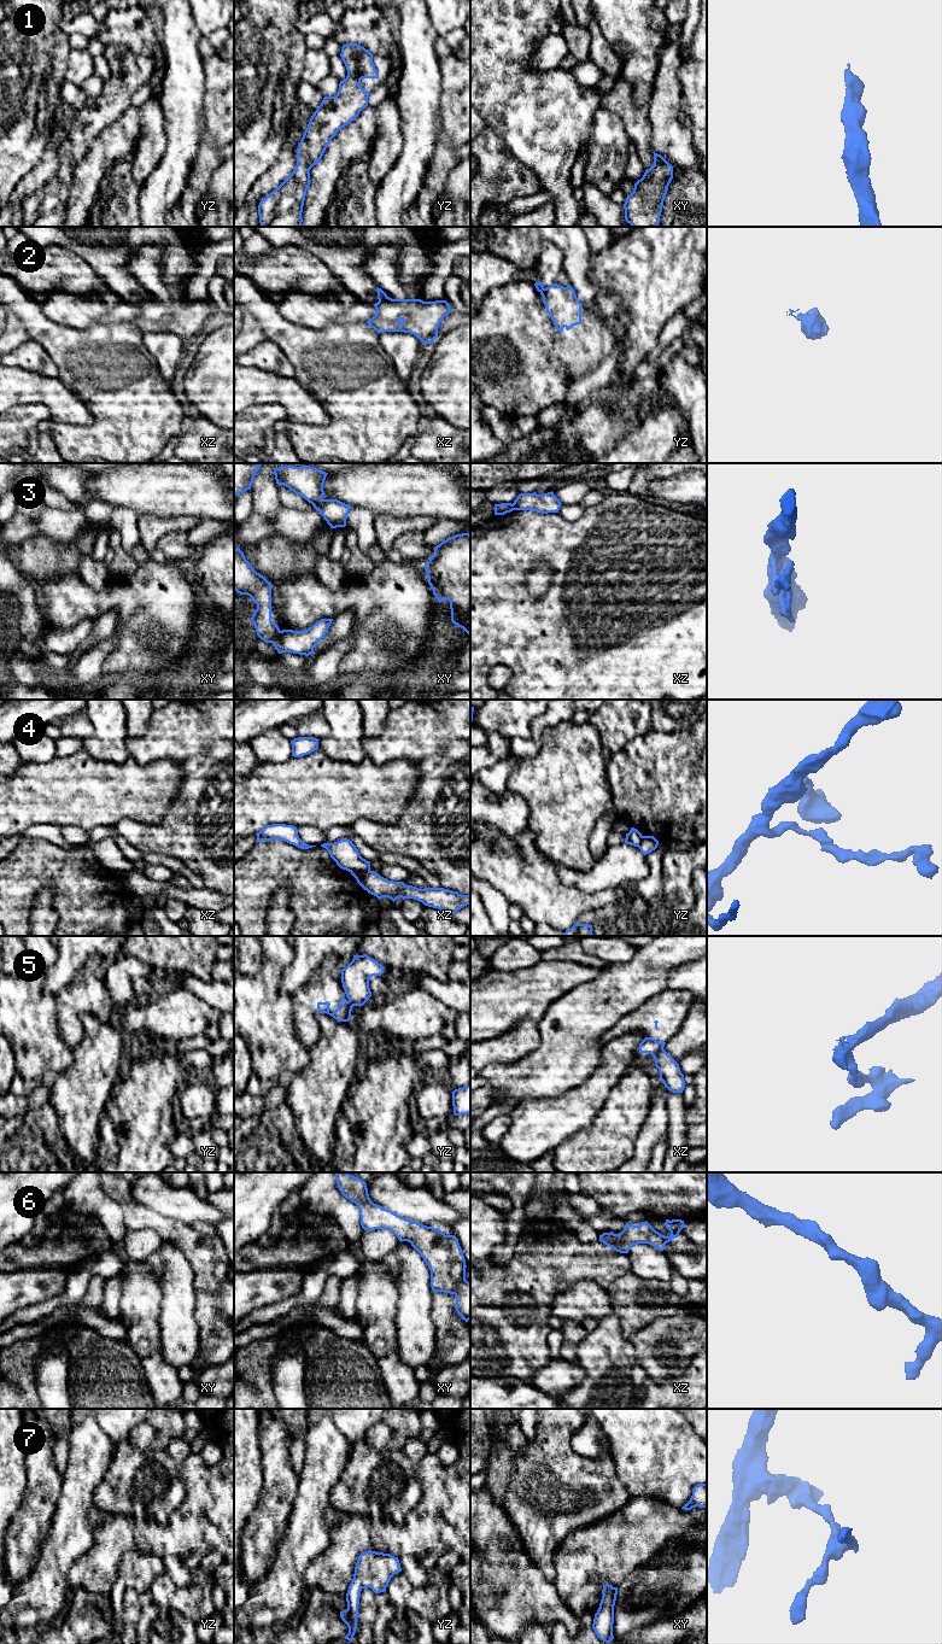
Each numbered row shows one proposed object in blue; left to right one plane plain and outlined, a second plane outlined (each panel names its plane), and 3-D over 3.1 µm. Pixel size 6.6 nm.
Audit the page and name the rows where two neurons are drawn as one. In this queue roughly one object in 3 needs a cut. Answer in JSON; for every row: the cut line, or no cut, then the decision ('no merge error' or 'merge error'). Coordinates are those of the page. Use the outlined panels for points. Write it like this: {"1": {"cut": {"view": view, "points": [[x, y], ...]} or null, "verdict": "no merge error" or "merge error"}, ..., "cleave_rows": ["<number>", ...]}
{"1": {"cut": null, "verdict": "no merge error"}, "2": {"cut": {"view": "xz", "points": [[387, 297], [379, 300]]}, "verdict": "merge error"}, "3": {"cut": {"view": "xy", "points": [[280, 631], [270, 642]]}, "verdict": "merge error"}, "4": {"cut": {"view": "xz", "points": [[369, 869], [351, 872]]}, "verdict": "merge error"}, "5": {"cut": {"view": "xz", "points": [[662, 1048], [653, 1055]]}, "verdict": "merge error"}, "6": {"cut": null, "verdict": "no merge error"}, "7": {"cut": null, "verdict": "no merge error"}, "cleave_rows": ["2", "3", "4", "5"]}

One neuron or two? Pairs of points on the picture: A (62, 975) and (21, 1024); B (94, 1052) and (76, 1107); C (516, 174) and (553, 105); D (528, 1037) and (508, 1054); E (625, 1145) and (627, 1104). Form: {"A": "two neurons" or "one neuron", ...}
{"A": "two neurons", "B": "one neuron", "C": "two neurons", "D": "one neuron", "E": "one neuron"}

